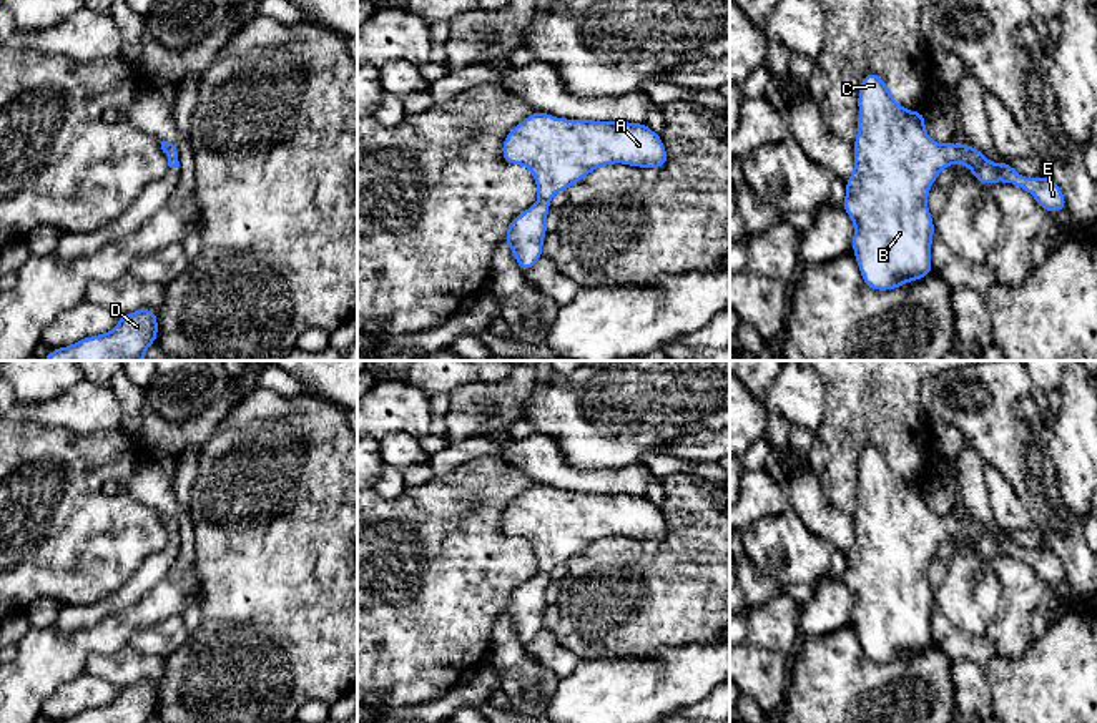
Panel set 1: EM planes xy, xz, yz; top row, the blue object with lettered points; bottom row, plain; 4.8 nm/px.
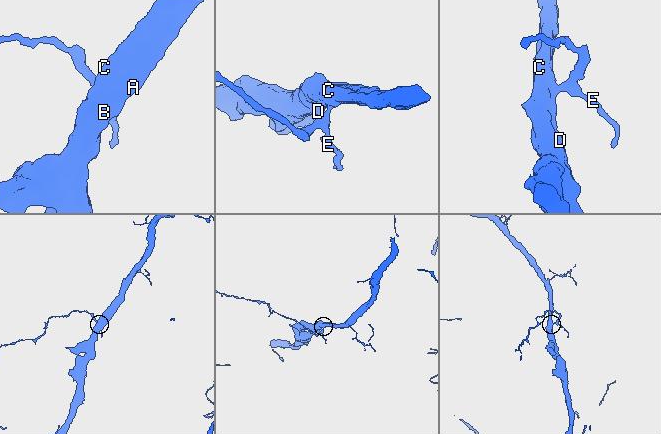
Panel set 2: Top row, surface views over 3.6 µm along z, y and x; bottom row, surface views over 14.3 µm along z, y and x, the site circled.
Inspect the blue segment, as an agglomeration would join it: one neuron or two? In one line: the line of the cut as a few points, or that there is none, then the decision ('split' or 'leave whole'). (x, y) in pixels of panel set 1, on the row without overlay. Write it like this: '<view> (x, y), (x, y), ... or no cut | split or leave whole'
no cut | leave whole

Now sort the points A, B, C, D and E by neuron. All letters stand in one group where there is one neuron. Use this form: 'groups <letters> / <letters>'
groups A B C D E

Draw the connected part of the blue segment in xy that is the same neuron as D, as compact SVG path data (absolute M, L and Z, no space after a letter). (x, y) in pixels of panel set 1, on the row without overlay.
M150 680L120 688L115 701L88 708L66 720L52 723L146 723L158 710L158 688Z

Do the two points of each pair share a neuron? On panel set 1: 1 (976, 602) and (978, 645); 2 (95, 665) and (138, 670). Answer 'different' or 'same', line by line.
1: different
2: same

